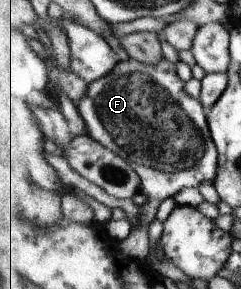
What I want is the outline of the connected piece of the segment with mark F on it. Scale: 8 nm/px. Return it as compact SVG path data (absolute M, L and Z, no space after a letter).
M129 57L115 65L108 75L89 83L88 95L76 108L89 136L130 162L141 177L142 192L147 196L140 215L142 225L148 227L156 219L156 211L164 199L174 197L184 188L198 189L202 181L211 184L216 181L220 165L219 151L210 131L208 109L199 98L194 99L186 91L186 81L182 81L172 61L164 58L160 63L150 65Z

